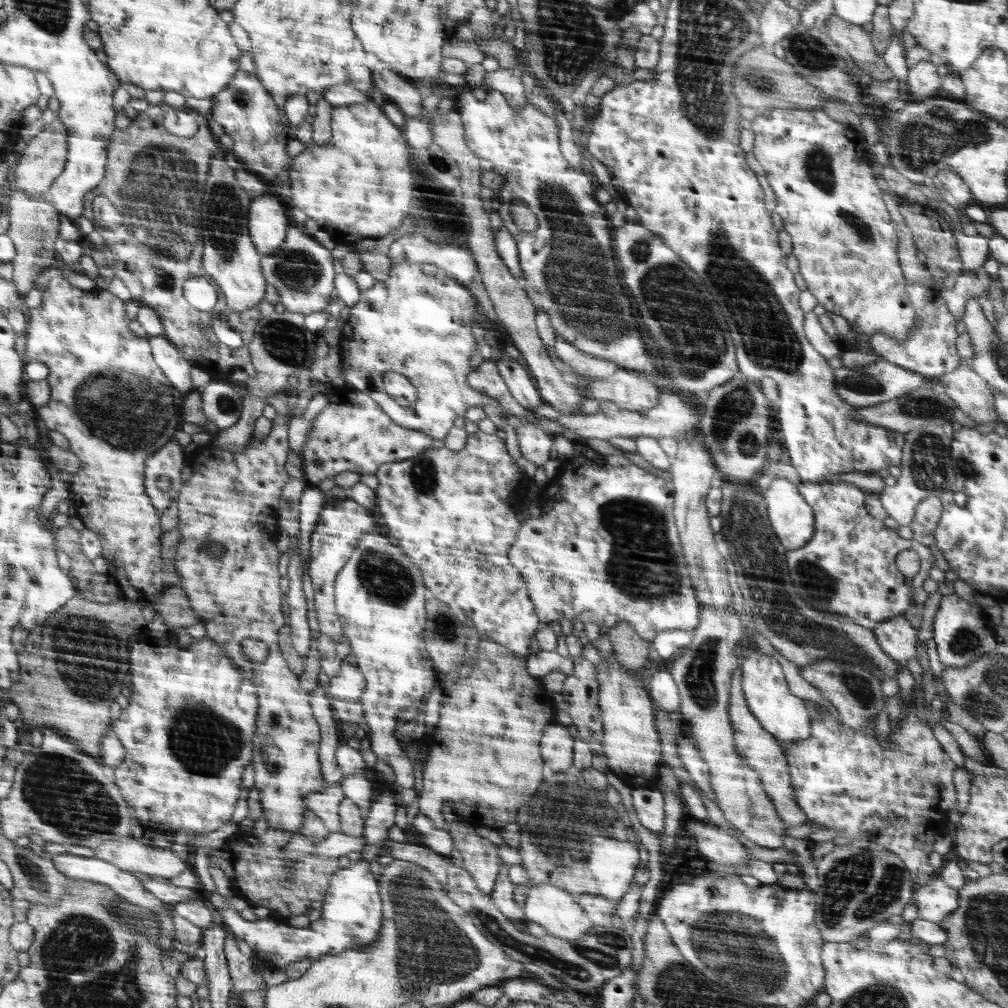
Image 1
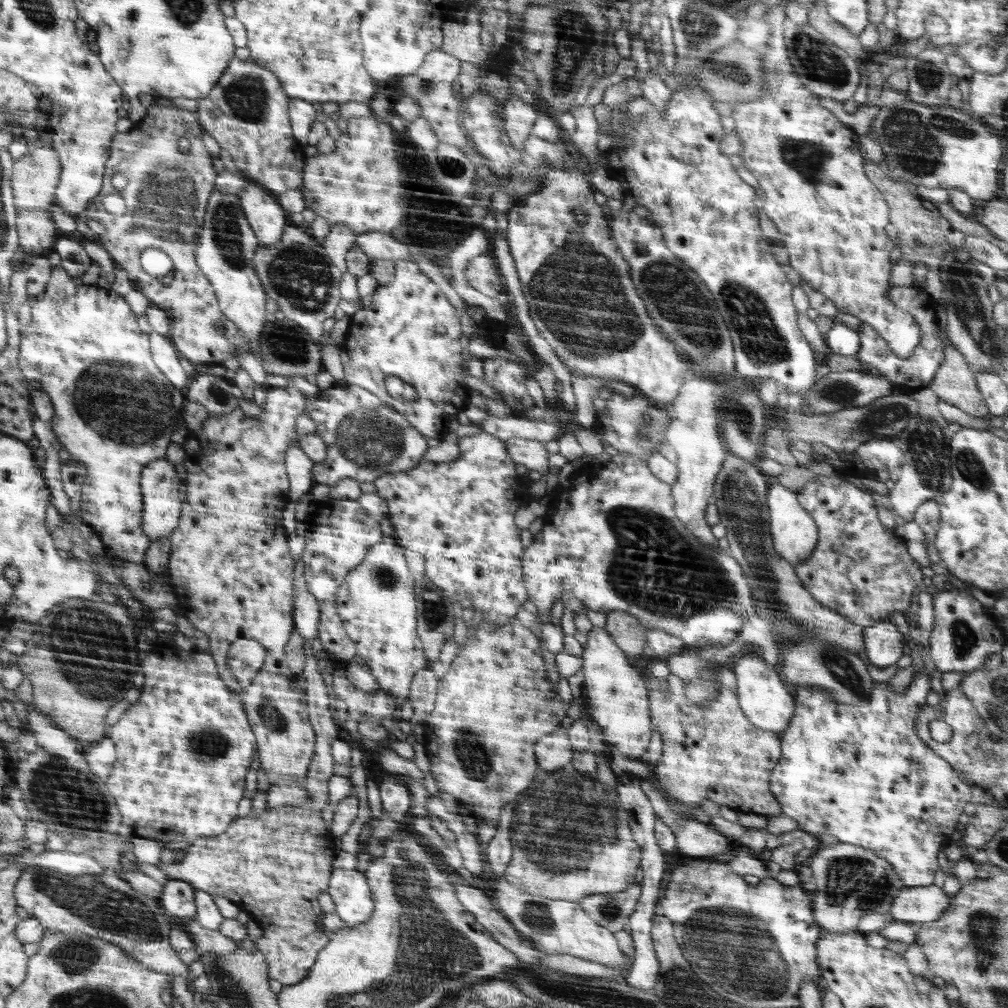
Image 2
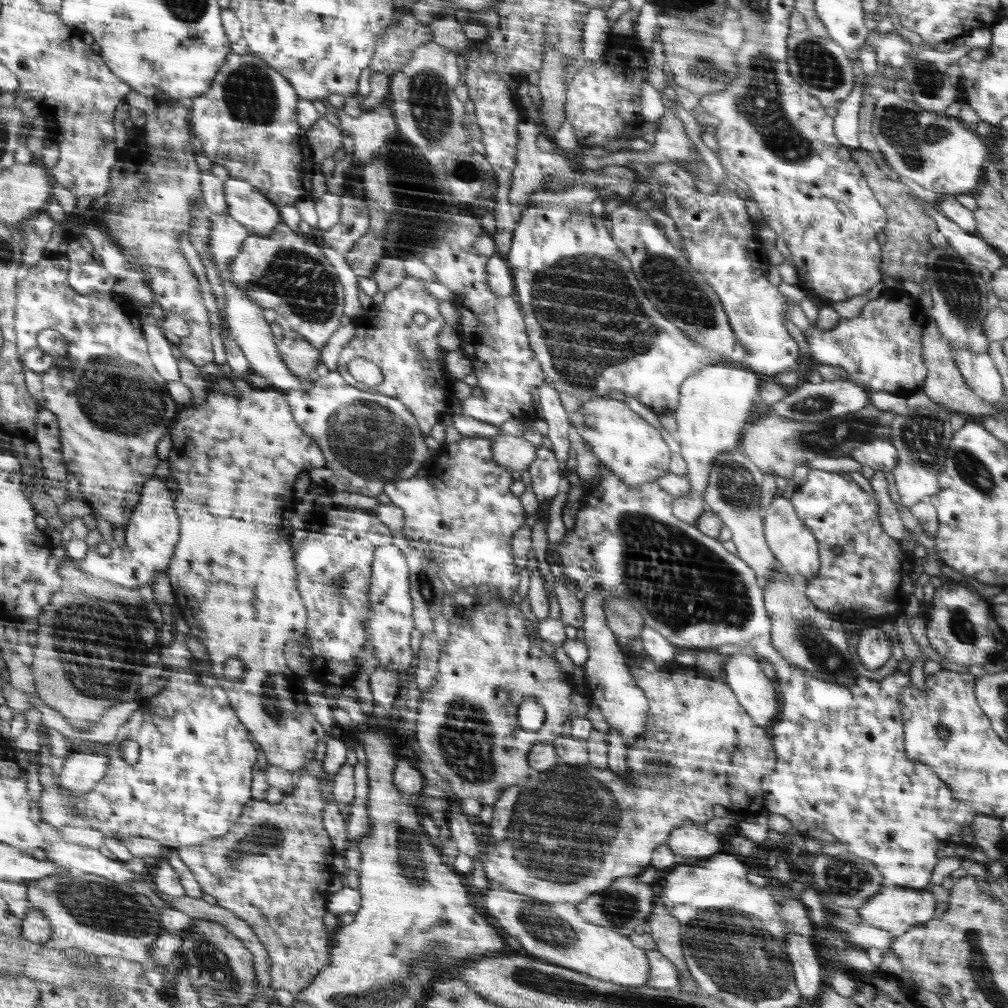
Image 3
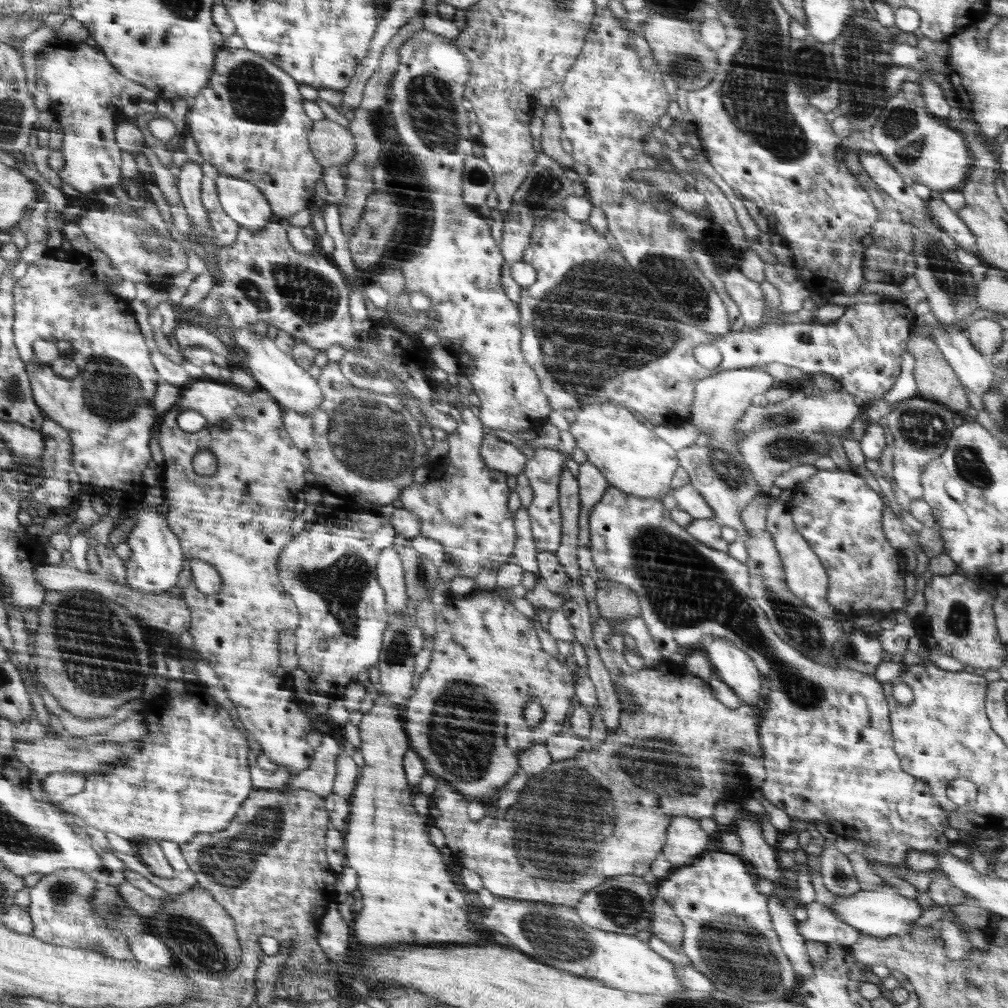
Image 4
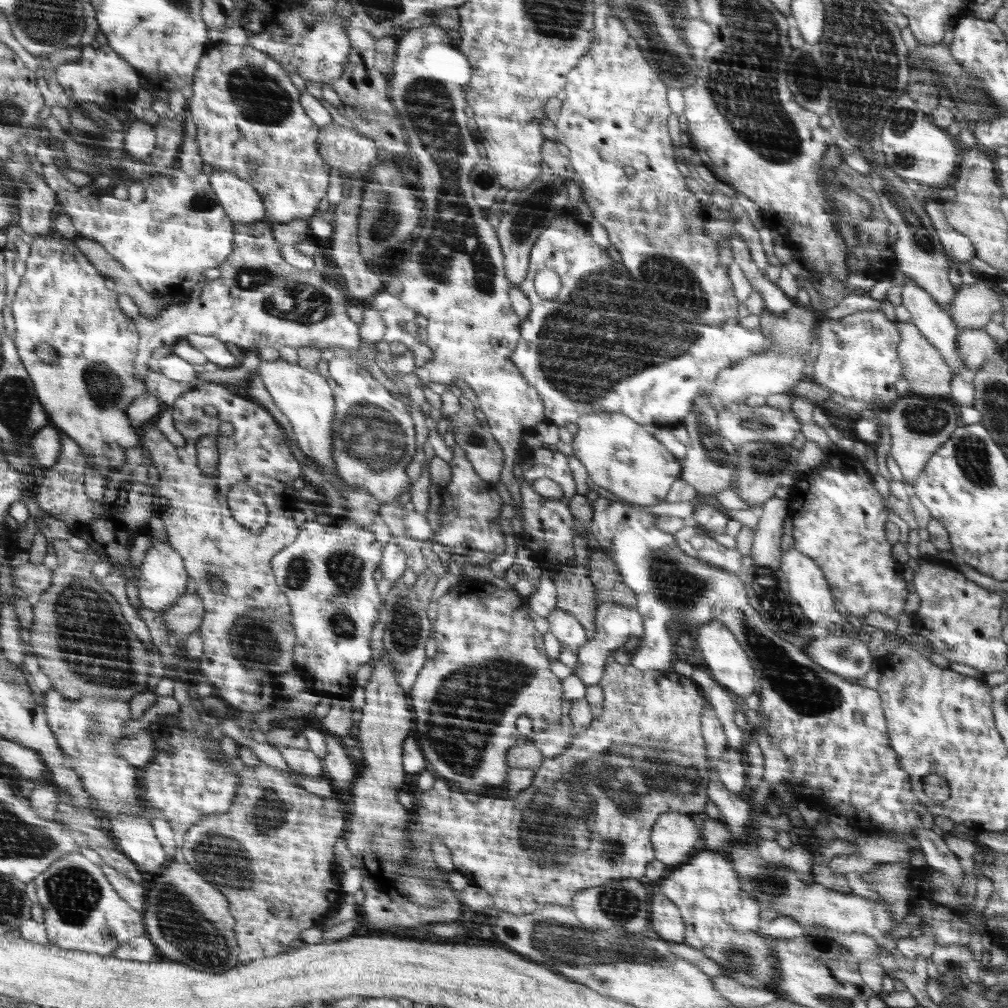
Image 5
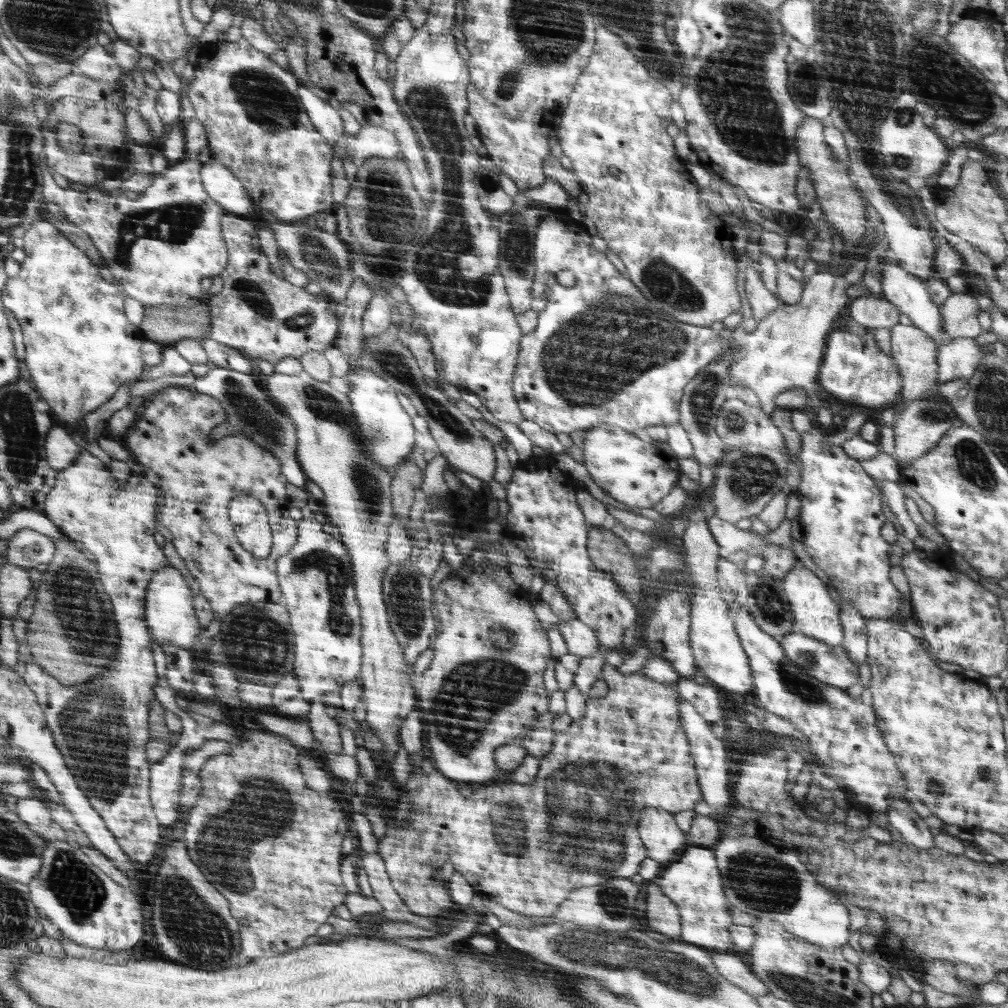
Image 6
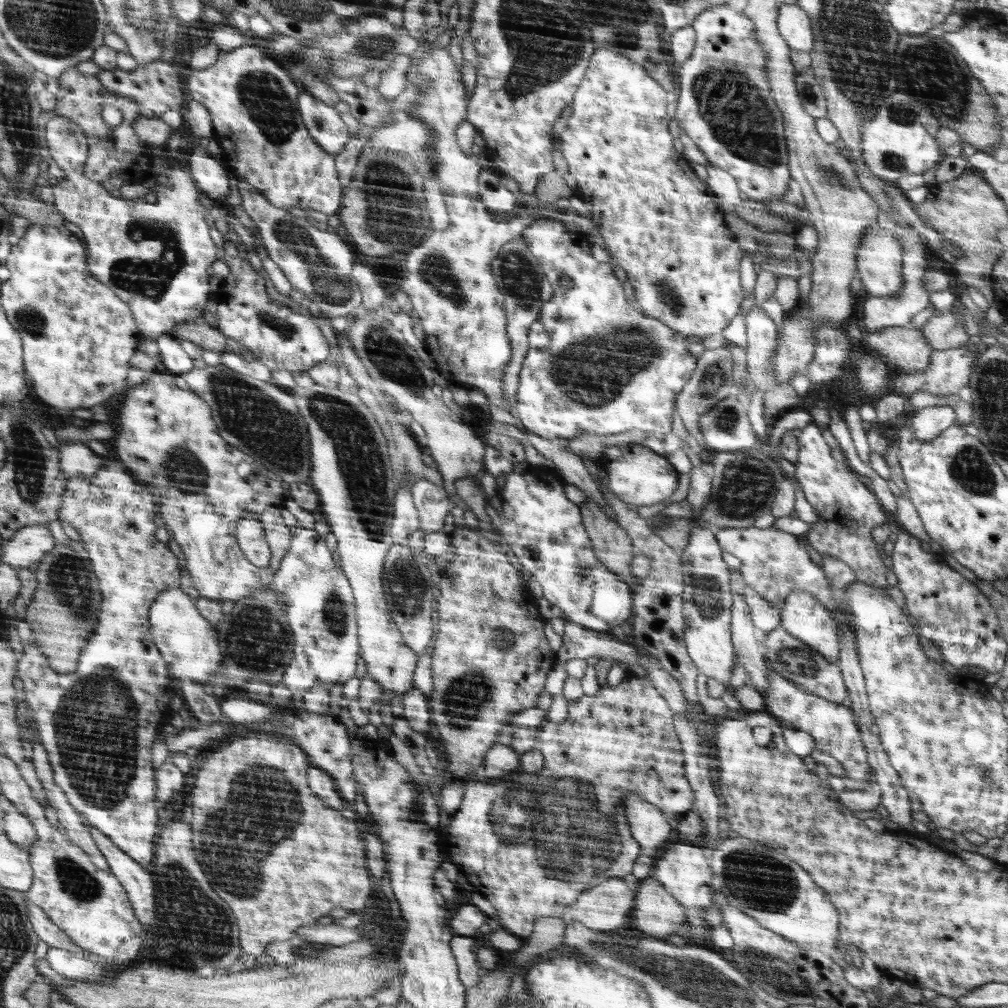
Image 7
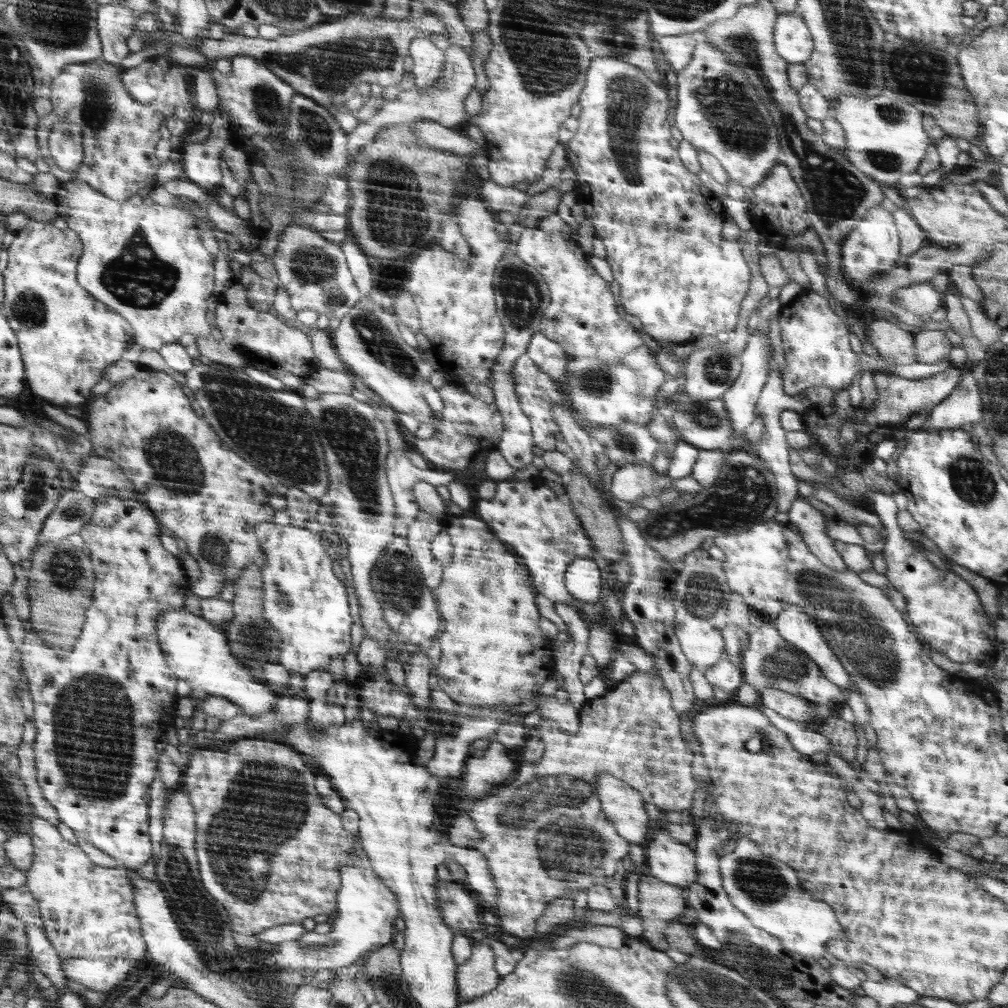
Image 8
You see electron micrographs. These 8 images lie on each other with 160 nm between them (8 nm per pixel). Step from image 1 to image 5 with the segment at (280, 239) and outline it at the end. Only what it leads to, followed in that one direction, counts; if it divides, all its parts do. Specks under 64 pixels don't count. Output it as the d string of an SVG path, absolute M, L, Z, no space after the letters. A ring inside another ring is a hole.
M215 170L210 183L222 208L236 222L258 223L262 221L265 201L257 189L232 172Z

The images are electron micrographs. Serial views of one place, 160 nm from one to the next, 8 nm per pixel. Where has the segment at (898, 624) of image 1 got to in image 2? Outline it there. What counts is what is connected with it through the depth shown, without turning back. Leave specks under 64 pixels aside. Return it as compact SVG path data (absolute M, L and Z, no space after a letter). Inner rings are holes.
M890 619L865 627L863 635L865 652L873 666L893 665L904 655L904 636Z

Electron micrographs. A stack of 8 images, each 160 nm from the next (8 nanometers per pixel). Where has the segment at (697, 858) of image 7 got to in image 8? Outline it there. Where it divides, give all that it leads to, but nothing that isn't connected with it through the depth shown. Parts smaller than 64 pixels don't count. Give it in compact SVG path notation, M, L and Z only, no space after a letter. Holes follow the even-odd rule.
M662 825L652 830L644 848L647 866L654 878L684 890L697 882L695 850L672 838Z

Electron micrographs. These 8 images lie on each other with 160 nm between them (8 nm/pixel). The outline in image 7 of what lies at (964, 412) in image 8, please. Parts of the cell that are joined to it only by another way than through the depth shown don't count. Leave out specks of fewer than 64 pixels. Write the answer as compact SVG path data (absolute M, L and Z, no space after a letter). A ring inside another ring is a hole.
M932 406L909 414L907 423L916 440L928 442L956 424L956 413L952 406Z

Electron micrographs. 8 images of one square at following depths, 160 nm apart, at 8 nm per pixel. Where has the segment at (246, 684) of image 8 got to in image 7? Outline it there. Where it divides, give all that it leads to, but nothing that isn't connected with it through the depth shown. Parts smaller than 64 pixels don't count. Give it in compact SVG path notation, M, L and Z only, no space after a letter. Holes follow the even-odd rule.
M167 588L157 596L150 611L150 624L153 624L153 637L157 648L169 664L174 678L194 683L210 683L212 676L223 666L224 653L220 648L220 637L214 625L198 612L196 601L180 588Z

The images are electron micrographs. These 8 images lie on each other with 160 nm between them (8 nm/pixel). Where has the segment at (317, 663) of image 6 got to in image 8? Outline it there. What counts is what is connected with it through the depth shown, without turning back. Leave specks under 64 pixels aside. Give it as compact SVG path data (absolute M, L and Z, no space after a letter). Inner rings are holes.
M274 522L257 524L256 535L260 539L265 556L268 556L268 564L260 568L263 582L263 616L272 628L277 629L279 638L282 639L280 664L286 670L302 676L312 670L328 668L330 658L334 654L345 656L350 652L350 628L354 624L350 607L353 604L348 604L346 588L335 572L332 572L332 560L328 558L320 536L304 530L304 527L279 525ZM282 595L288 598L287 607L278 605L278 598Z

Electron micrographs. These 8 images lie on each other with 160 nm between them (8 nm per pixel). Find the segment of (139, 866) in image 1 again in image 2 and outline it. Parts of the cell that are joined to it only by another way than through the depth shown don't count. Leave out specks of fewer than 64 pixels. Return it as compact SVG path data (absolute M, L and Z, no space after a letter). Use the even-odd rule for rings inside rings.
M303 640L302 650L306 653L302 673L308 682L306 692L310 692L308 696L309 720L316 730L316 752L306 778L299 782L307 792L304 804L297 807L282 805L278 808L265 809L263 812L238 817L238 820L234 820L234 826L230 826L224 834L196 839L187 849L182 862L173 862L168 865L158 862L156 865L169 879L189 883L196 890L208 892L212 896L224 896L236 904L241 911L248 913L263 930L263 935L254 939L253 943L267 957L269 979L277 980L283 987L299 984L305 980L306 976L309 976L309 969L317 962L318 955L329 942L329 937L324 936L318 930L318 920L322 914L318 906L318 896L328 888L330 874L333 874L332 860L335 860L334 852L328 846L324 848L324 842L328 840L326 836L328 826L324 824L325 820L322 820L322 808L325 808L329 800L328 779L334 774L333 766L336 763L331 755L331 744L338 738L340 725L336 720L336 715L330 712L333 703L328 702L330 698L328 698L322 674L316 668L316 657L310 640Z

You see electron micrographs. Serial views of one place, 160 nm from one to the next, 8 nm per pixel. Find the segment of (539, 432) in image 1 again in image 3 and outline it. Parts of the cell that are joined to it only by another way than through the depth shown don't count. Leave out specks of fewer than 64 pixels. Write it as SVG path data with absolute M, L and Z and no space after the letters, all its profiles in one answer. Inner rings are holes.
M504 434L492 440L493 460L497 461L497 464L522 472L527 470L537 458L537 448L523 437Z

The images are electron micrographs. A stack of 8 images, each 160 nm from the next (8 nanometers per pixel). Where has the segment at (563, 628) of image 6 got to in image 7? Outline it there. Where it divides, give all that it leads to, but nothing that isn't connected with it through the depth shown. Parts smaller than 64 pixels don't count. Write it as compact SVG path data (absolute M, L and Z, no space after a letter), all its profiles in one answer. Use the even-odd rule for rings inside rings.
M568 620L565 621L564 635L561 637L558 662L562 664L573 658L611 657L614 662L625 662L626 666L632 666L639 658L632 642L621 642L606 632L595 631Z

